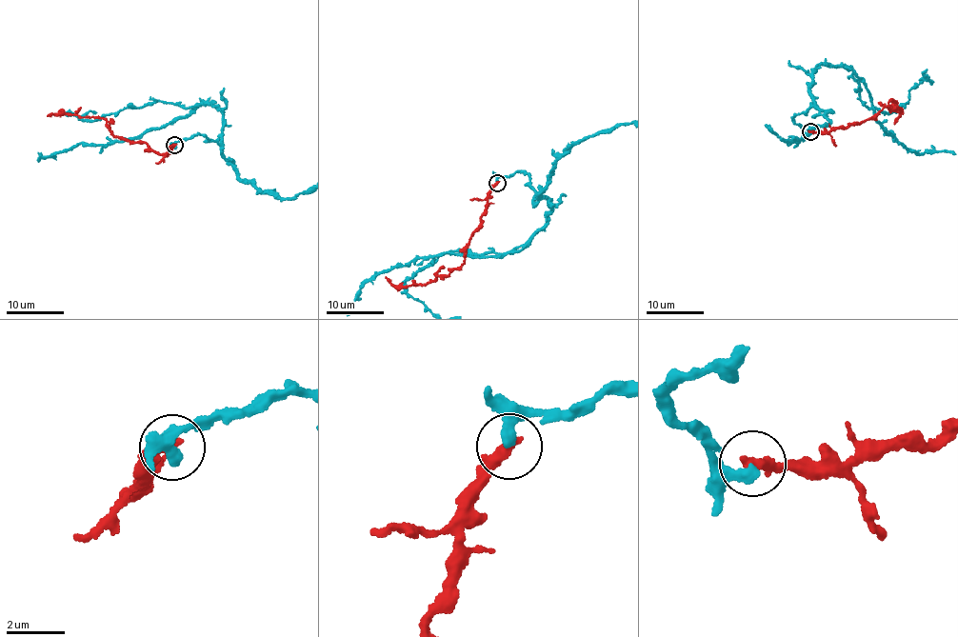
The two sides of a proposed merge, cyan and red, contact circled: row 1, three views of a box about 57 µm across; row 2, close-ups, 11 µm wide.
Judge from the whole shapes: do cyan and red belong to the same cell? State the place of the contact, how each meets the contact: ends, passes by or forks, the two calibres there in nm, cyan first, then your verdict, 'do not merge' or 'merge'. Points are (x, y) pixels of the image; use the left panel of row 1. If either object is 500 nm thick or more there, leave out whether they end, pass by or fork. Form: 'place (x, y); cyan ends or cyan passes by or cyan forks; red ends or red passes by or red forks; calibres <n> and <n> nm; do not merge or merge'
place (174, 145); cyan ends; red ends; calibres 400 and 460 nm; do not merge

